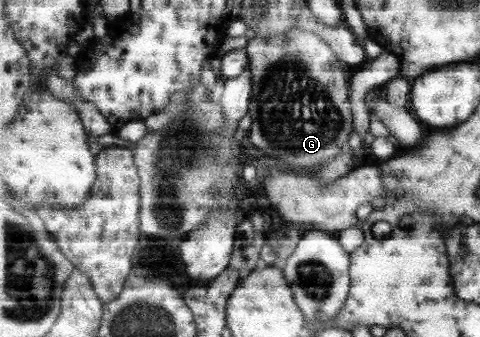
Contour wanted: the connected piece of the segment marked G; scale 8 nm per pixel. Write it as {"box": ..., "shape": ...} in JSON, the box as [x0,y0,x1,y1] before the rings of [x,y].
{"box":[245,28,356,170],"shape":[[[291,28],[272,38],[256,36],[245,48],[250,57],[253,80],[249,114],[253,120],[250,139],[255,147],[279,159],[279,165],[285,163],[287,168],[314,170],[321,169],[351,146],[350,135],[355,127],[350,102],[350,80],[356,69],[344,65],[323,36],[309,33],[303,28]]]}

